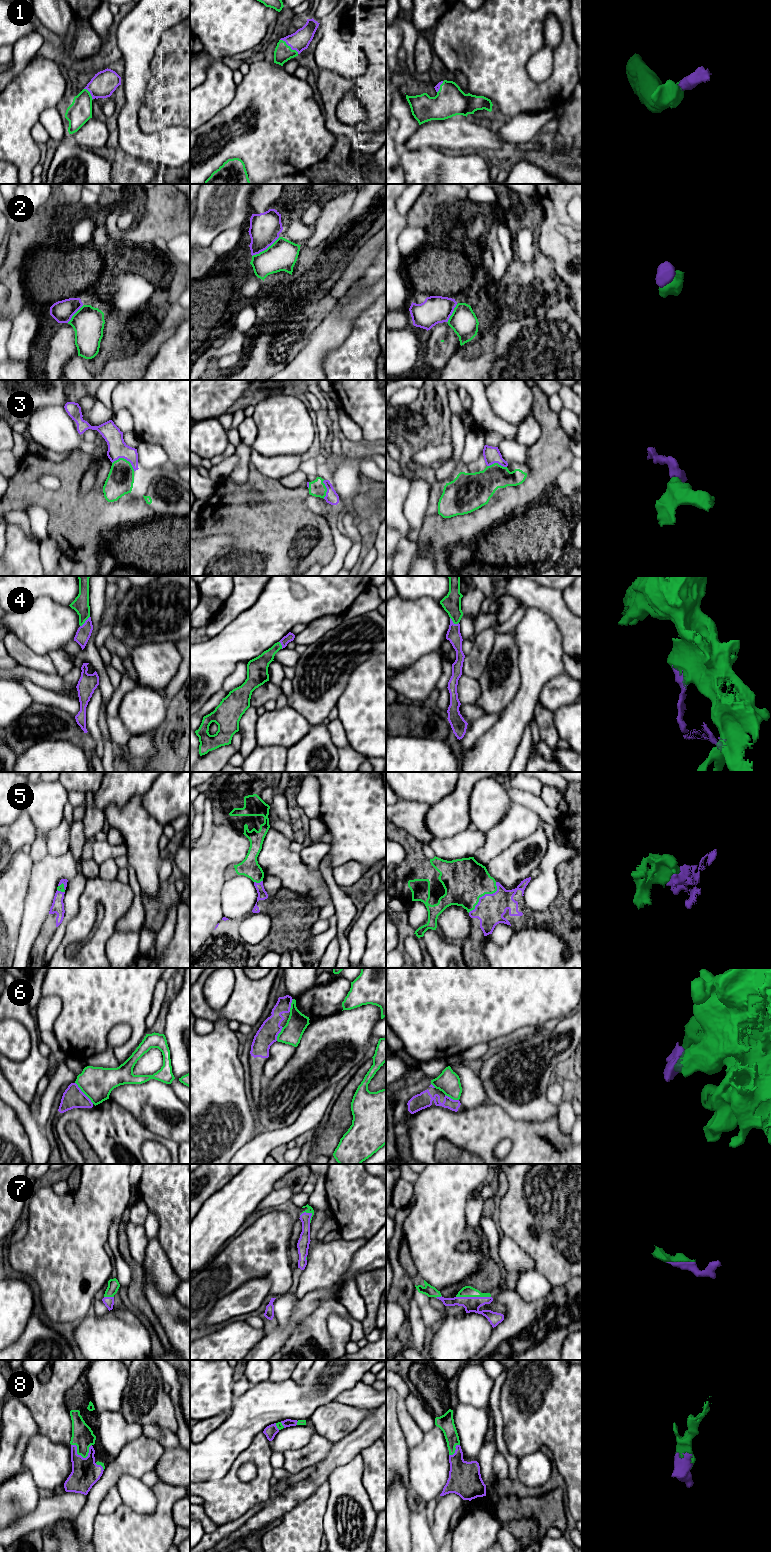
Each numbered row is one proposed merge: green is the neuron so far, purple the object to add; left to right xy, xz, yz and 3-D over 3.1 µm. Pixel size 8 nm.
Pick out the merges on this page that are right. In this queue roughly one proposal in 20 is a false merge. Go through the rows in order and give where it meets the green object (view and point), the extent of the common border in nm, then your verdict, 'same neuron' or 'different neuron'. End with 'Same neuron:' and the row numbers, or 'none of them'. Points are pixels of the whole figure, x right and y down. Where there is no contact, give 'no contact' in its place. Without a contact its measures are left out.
1: xz (289, 46) | 190 nm | same neuron
2: xz (266, 249) | 280 nm | same neuron
3: xy (125, 459) | 200 nm | same neuron
4: xy (85, 620) | 120 nm | same neuron
5: yz (483, 895) | 340 nm | same neuron
6: xy (83, 1092) | 220 nm | different neuron
7: yz (473, 1296) | 280 nm | same neuron
8: xy (77, 1453) | 170 nm | same neuron
Same neuron: 1, 2, 3, 4, 5, 7, 8

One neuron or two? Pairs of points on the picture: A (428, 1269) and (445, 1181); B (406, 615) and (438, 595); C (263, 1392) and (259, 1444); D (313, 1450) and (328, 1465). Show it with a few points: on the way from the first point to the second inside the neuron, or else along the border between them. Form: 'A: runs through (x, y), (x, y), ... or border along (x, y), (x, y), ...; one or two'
A: runs through (438, 1247), (438, 1212), (440, 1203); one
B: border along (410, 600), (431, 597), (439, 602); two
C: border along (262, 1431), (259, 1431), (244, 1449); two
D: border along (334, 1442), (329, 1453), (315, 1464); two

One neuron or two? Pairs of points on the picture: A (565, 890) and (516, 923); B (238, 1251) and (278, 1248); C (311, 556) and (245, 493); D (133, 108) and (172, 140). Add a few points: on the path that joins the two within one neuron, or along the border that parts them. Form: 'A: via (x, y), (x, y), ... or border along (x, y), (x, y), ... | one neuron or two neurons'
A: via (560, 904), (546, 918), (530, 918) | one neuron
B: via (248, 1251), (261, 1251), (264, 1248), (268, 1248) | one neuron
C: via (304, 539), (291, 539), (264, 512) | one neuron
D: via (132, 123), (132, 128), (144, 140), (157, 140) | one neuron

